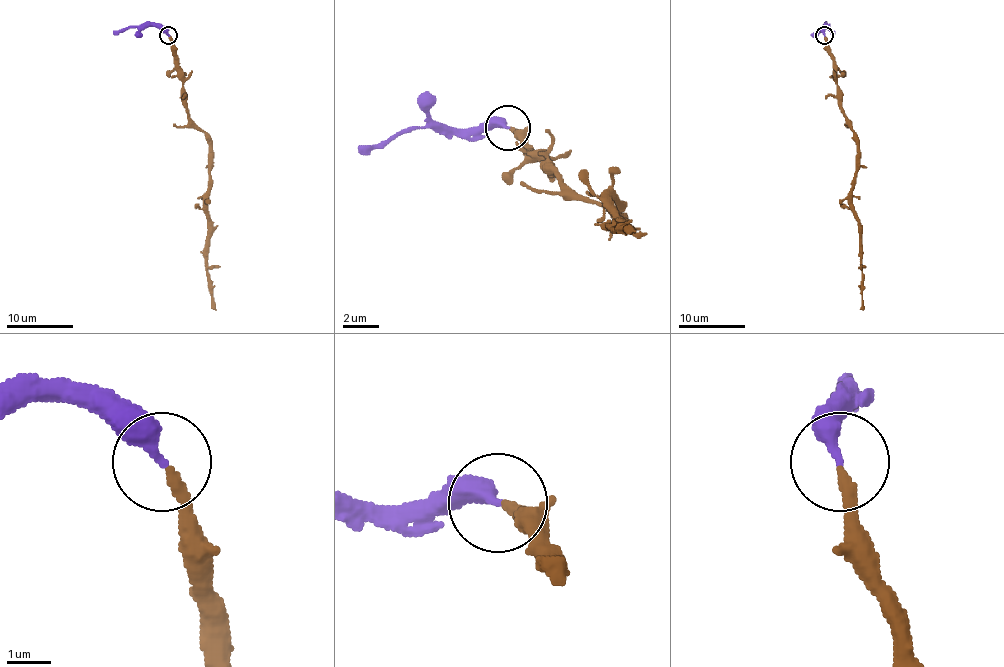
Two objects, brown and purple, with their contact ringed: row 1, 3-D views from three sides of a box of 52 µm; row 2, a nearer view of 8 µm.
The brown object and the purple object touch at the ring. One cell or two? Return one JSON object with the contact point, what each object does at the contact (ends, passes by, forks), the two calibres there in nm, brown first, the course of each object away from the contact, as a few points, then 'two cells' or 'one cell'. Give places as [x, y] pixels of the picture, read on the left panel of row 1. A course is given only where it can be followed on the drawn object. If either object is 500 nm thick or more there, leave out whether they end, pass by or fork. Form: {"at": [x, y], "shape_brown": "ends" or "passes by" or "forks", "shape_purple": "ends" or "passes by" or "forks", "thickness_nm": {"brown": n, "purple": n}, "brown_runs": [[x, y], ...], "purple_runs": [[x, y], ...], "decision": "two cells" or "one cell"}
{"at": [168, 35], "shape_brown": "ends", "shape_purple": "ends", "thickness_nm": {"brown": 240, "purple": 320}, "brown_runs": [[169, 35], [186, 112], [209, 145], [206, 275], [211, 305], [216, 310]], "purple_runs": [[168, 35], [154, 25], [129, 25], [113, 34]], "decision": "one cell"}

